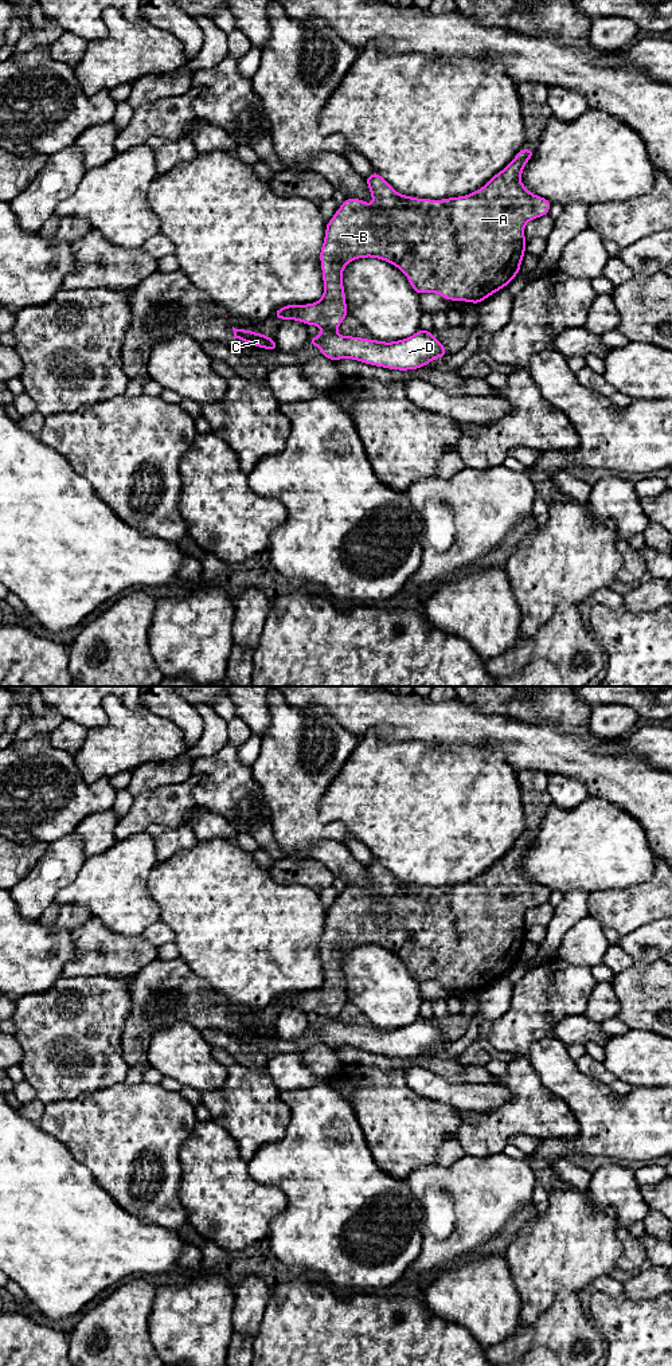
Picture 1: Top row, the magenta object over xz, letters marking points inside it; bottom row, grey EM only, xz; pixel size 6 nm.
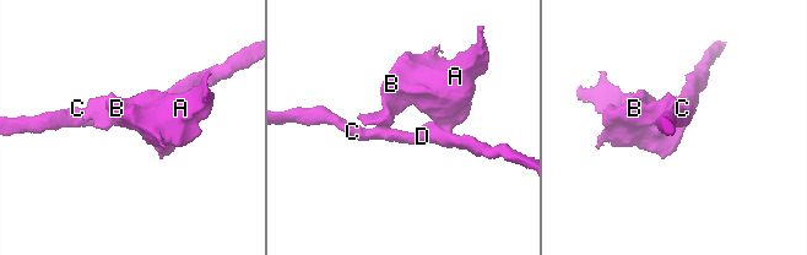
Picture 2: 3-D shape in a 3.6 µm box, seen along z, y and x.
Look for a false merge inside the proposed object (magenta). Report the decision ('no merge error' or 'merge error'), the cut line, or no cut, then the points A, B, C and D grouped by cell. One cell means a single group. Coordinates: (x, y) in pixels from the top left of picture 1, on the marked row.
merge error; cut xz (324, 331), (333, 332); groups A B / C D

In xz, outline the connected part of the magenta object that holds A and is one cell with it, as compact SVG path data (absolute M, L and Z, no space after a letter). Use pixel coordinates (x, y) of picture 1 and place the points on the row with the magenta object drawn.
M520 149L513 160L496 173L484 187L470 195L448 197L442 200L419 199L396 192L378 172L364 177L370 195L375 200L368 204L358 197L347 197L337 208L333 218L327 222L325 238L320 251L324 293L320 301L305 305L285 305L273 316L278 320L294 320L305 325L316 325L323 332L335 332L349 314L343 285L344 267L358 258L378 258L391 263L405 273L417 294L437 293L449 301L481 304L495 294L520 273L526 254L526 224L540 216L548 215L551 201L531 193L520 177L526 164L535 149Z

